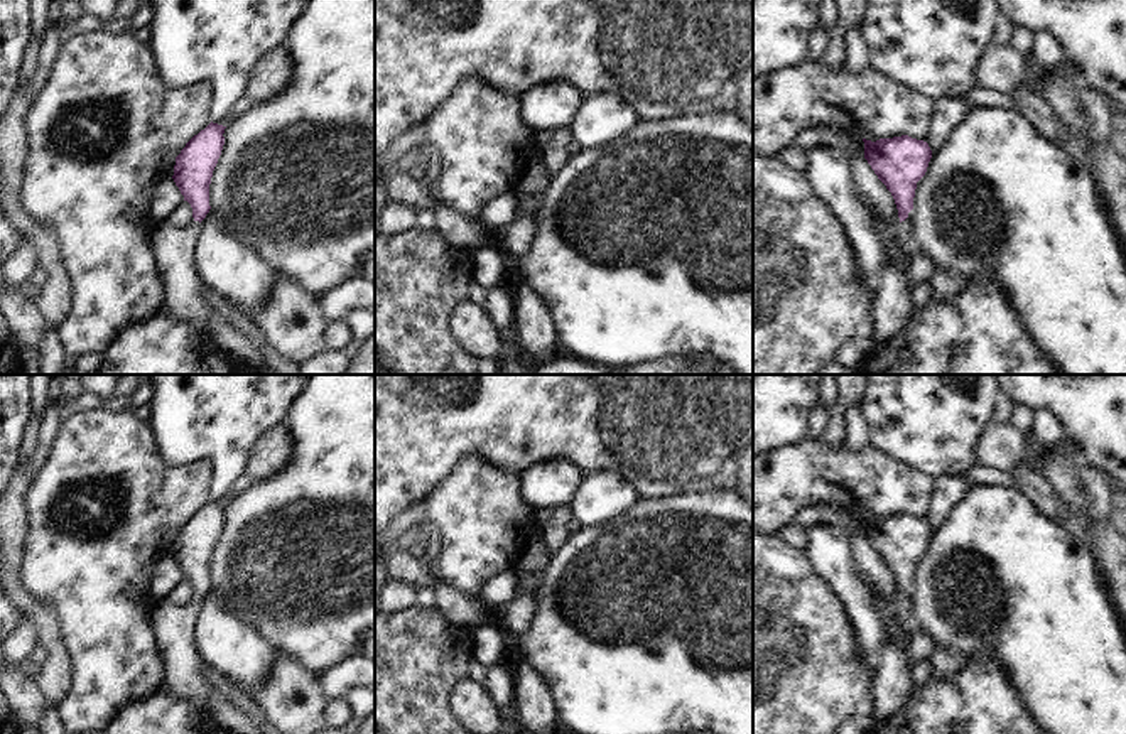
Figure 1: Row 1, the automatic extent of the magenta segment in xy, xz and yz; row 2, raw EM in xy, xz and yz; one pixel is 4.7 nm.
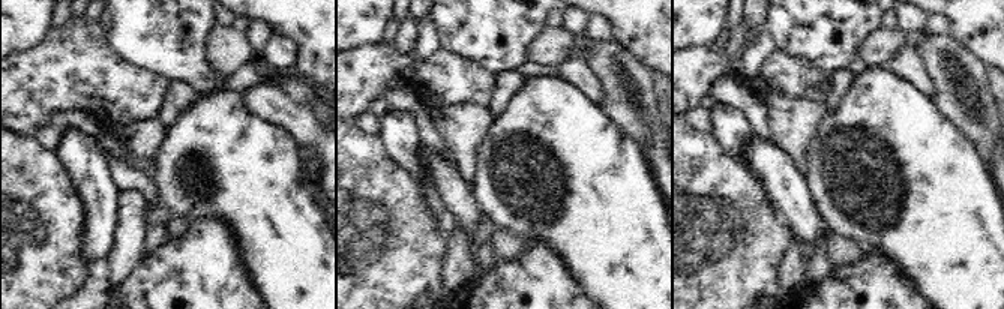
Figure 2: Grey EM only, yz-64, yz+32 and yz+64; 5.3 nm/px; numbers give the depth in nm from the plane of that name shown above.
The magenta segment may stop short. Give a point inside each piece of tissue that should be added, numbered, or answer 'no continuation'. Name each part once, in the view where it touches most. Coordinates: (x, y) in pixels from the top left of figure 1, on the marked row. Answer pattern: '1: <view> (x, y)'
1: xy (174, 250)

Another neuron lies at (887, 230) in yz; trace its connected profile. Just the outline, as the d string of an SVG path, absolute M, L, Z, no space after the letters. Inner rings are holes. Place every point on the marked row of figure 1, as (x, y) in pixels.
M874 214L874 229L883 243L886 260L895 260L901 255L900 248L895 245L895 238L898 235L896 221L891 221L881 214Z

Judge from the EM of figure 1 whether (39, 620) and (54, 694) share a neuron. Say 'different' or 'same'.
same

